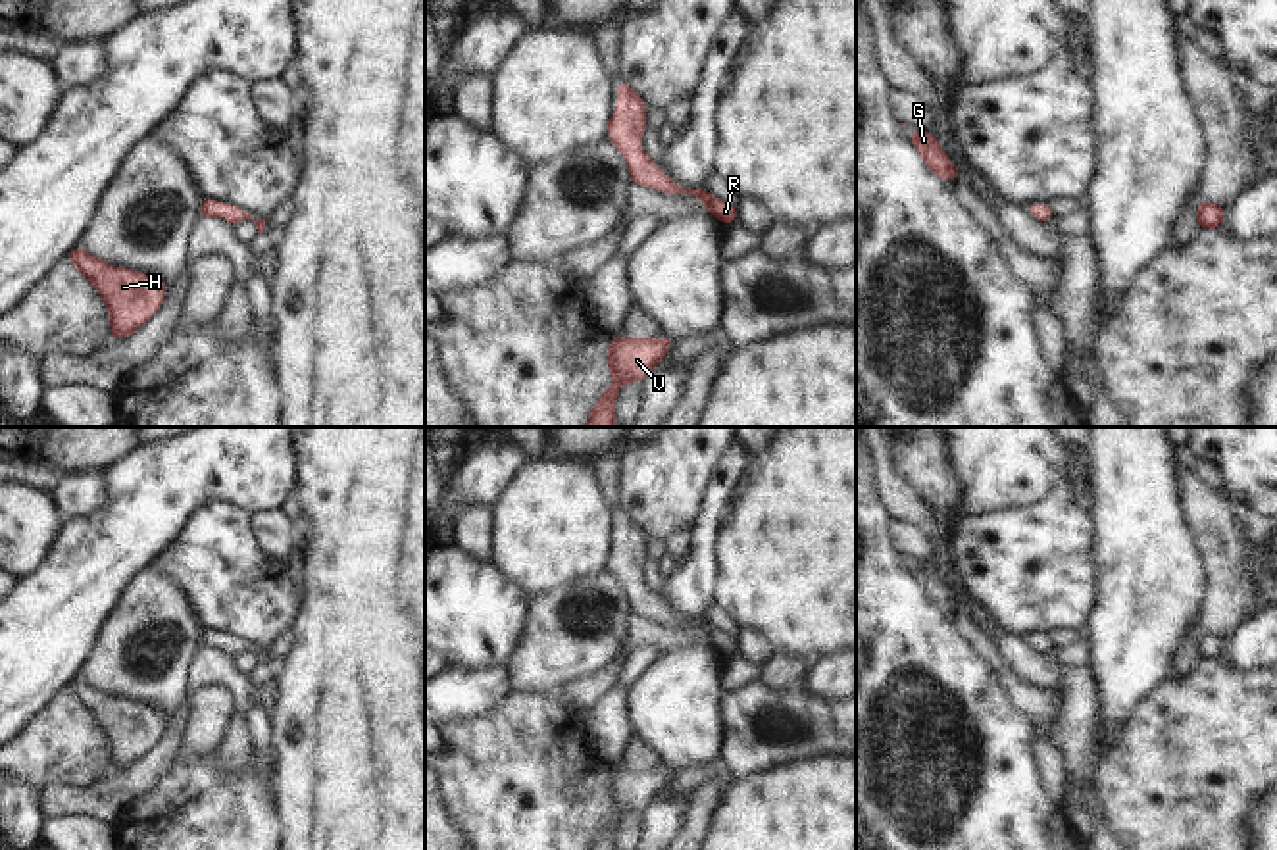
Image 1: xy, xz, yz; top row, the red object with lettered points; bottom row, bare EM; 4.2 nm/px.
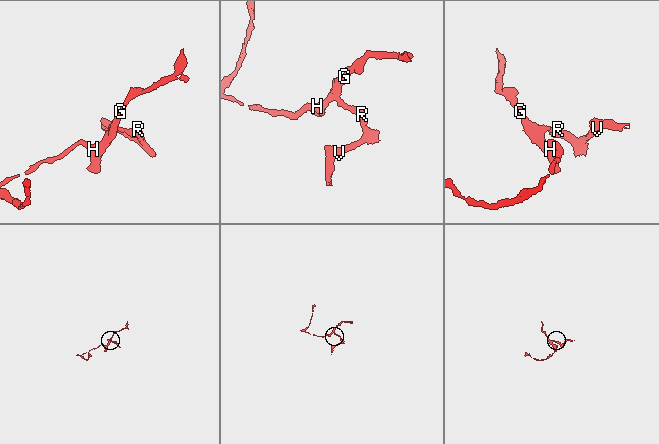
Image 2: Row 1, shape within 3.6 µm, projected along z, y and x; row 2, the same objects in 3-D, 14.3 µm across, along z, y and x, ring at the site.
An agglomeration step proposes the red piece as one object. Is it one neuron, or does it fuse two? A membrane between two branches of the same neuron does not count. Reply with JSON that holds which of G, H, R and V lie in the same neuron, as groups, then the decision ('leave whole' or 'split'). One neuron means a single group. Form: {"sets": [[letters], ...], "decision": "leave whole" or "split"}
{"sets": [["G", "H", "R", "V"]], "decision": "leave whole"}

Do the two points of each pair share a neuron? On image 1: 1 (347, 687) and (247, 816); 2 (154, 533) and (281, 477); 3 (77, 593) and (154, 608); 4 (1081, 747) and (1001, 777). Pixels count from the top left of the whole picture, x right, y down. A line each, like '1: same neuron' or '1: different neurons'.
1: different neurons
2: same neuron
3: different neurons
4: different neurons

